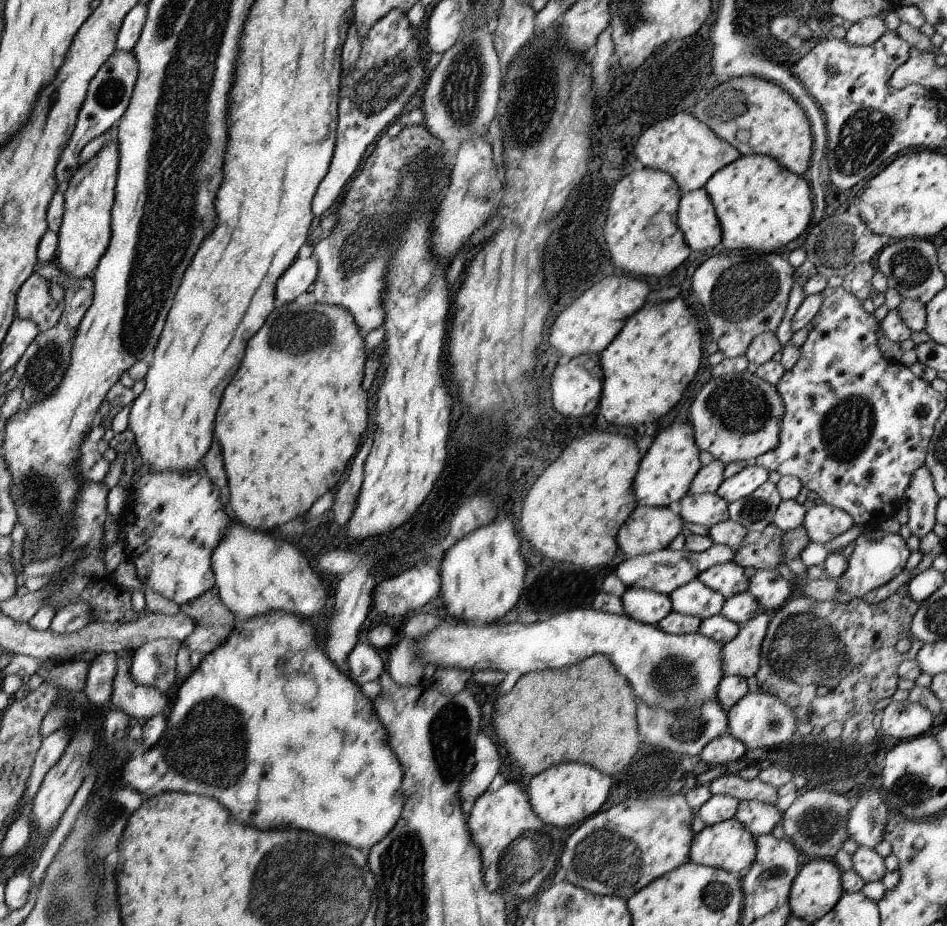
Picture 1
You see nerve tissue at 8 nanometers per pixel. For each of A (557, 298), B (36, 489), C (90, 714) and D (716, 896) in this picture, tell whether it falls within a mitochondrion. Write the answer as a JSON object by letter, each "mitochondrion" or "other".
{"A":"other","B":"mitochondrion","C":"other","D":"mitochondrion"}

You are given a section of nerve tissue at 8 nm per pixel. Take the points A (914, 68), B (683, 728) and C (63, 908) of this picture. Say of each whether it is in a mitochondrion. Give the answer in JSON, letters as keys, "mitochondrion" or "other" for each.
{"A":"other","B":"mitochondrion","C":"mitochondrion"}

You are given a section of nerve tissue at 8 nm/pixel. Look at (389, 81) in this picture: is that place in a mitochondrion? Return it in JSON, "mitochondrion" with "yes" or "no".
{"mitochondrion":"yes"}

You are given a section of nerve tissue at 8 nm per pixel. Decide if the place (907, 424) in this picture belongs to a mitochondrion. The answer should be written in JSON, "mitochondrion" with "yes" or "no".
{"mitochondrion":"no"}

